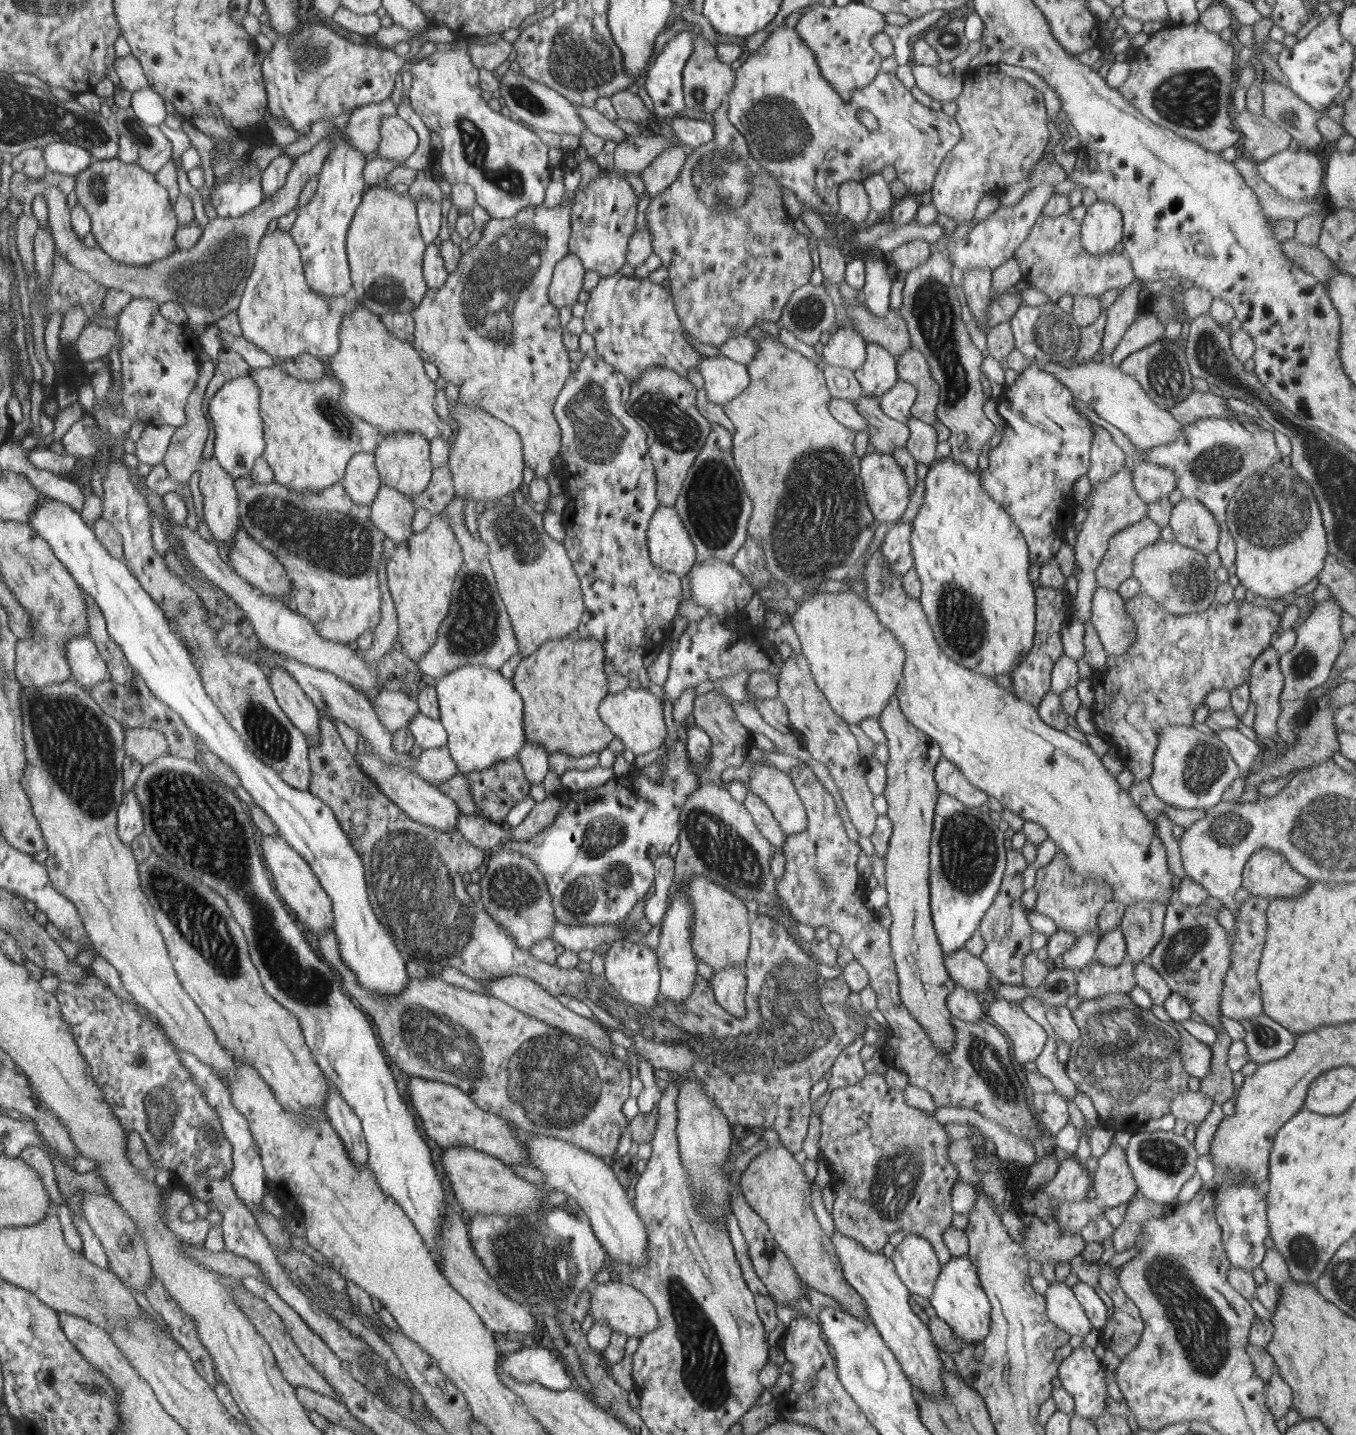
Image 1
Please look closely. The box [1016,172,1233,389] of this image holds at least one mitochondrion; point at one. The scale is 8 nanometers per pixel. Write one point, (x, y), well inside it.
(1042, 334)

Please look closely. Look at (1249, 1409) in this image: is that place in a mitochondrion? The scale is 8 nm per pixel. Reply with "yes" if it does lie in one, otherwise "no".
no

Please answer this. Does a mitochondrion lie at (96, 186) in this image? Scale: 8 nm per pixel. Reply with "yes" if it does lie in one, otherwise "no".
yes

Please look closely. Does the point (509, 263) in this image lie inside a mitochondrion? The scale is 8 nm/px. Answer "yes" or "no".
yes

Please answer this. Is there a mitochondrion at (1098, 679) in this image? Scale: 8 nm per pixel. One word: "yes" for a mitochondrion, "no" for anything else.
no

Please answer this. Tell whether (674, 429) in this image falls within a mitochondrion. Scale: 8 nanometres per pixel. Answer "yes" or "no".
yes

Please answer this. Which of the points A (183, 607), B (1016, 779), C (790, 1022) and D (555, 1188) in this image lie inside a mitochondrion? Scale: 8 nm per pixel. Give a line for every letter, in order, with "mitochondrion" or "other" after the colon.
A: mitochondrion
B: other
C: mitochondrion
D: other

